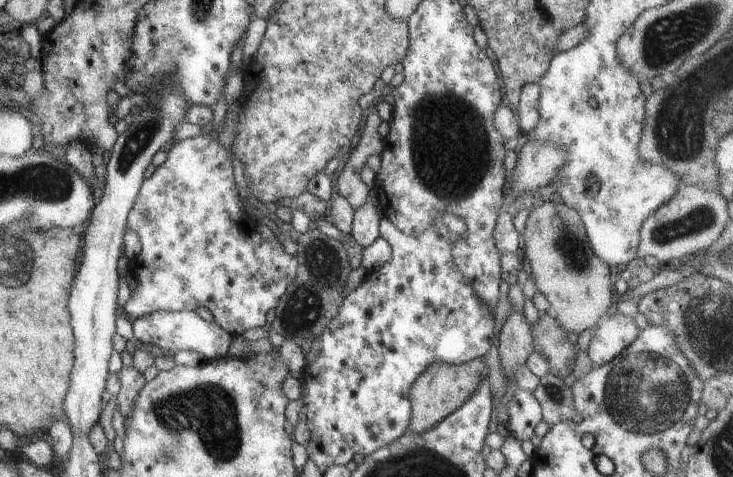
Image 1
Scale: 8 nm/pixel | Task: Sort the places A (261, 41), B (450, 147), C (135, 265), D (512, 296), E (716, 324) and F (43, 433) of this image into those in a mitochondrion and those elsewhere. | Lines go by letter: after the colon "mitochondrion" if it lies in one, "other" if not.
A: other
B: mitochondrion
C: other
D: other
E: mitochondrion
F: other

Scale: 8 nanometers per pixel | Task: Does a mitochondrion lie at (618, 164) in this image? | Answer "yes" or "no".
yes

